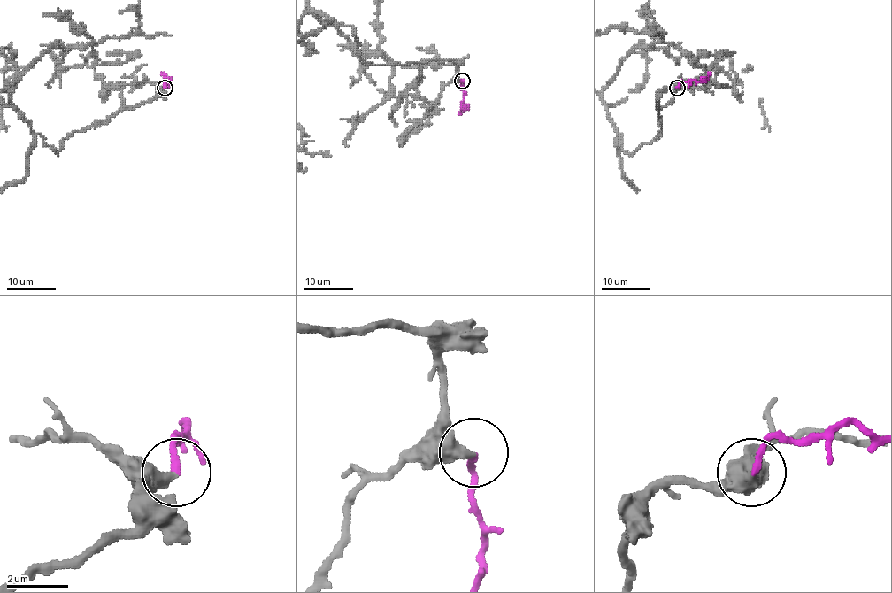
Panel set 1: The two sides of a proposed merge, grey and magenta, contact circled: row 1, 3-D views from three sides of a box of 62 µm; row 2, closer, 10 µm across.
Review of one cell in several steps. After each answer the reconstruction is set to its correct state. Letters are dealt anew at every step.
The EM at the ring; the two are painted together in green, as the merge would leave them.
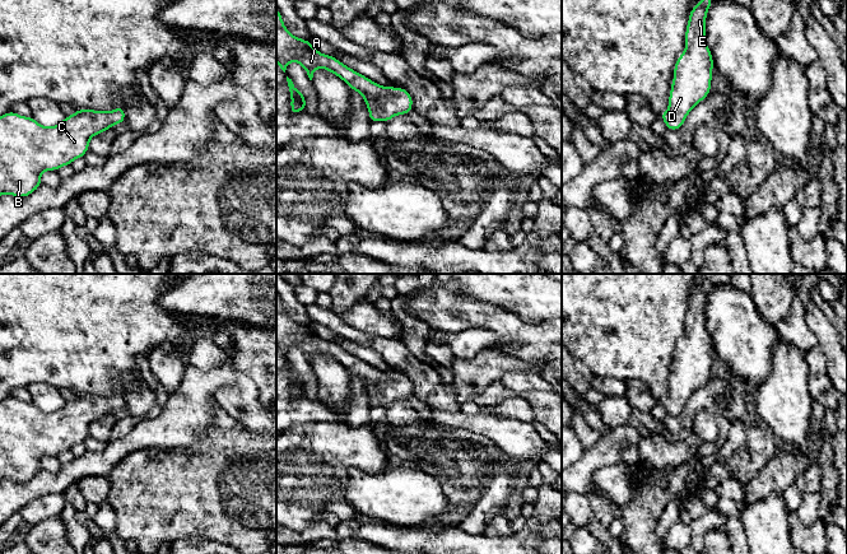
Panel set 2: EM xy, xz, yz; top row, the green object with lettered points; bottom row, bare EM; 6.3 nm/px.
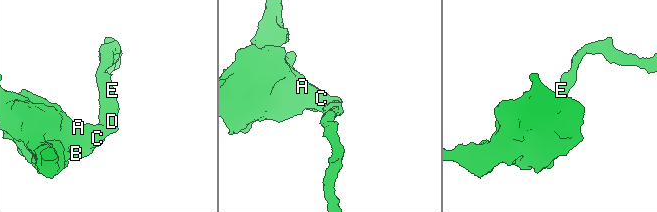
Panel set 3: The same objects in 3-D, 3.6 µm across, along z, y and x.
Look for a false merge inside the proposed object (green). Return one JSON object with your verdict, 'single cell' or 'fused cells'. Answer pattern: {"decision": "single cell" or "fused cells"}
{"decision": "single cell"}

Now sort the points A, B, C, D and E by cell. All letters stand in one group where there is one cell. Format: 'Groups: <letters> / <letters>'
Groups: A B C D E

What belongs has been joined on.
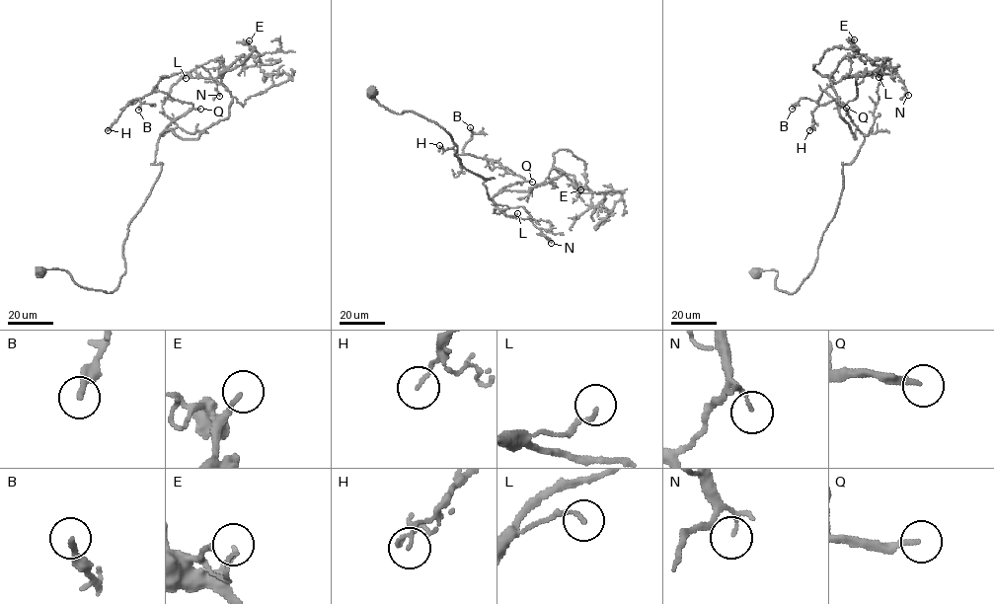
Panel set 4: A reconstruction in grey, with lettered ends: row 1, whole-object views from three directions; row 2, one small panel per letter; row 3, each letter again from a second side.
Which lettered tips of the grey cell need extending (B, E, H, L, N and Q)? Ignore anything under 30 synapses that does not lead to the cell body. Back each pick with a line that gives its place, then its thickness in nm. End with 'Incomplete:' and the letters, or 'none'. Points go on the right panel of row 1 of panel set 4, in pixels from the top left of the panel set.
Q: place (846, 108); calibre 180 nm
Incomplete: Q

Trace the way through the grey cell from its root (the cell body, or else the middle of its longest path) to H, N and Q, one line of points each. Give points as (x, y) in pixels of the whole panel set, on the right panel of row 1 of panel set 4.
H: (756, 271), (776, 270), (779, 290), (799, 288), (837, 210), (842, 163), (864, 139), (824, 90), (809, 130)
N: (756, 271), (776, 270), (779, 290), (799, 288), (837, 210), (842, 163), (874, 122), (884, 65), (908, 95)
Q: (756, 271), (776, 270), (775, 287), (793, 294), (812, 270), (841, 194), (842, 163), (864, 139), (846, 108)

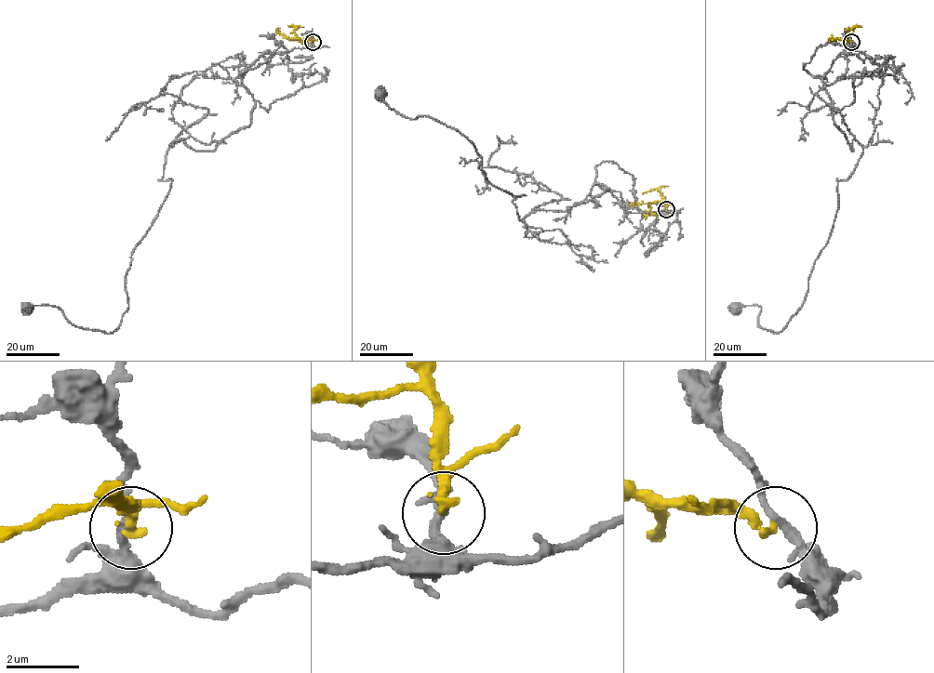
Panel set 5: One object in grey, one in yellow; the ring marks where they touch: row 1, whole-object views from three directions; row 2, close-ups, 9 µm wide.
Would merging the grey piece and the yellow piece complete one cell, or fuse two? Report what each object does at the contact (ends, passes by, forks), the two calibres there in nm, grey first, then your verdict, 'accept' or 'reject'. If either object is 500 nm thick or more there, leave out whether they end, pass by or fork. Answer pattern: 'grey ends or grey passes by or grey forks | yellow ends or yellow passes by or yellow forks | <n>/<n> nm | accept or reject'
grey passes by | yellow ends | 220/240 nm | reject

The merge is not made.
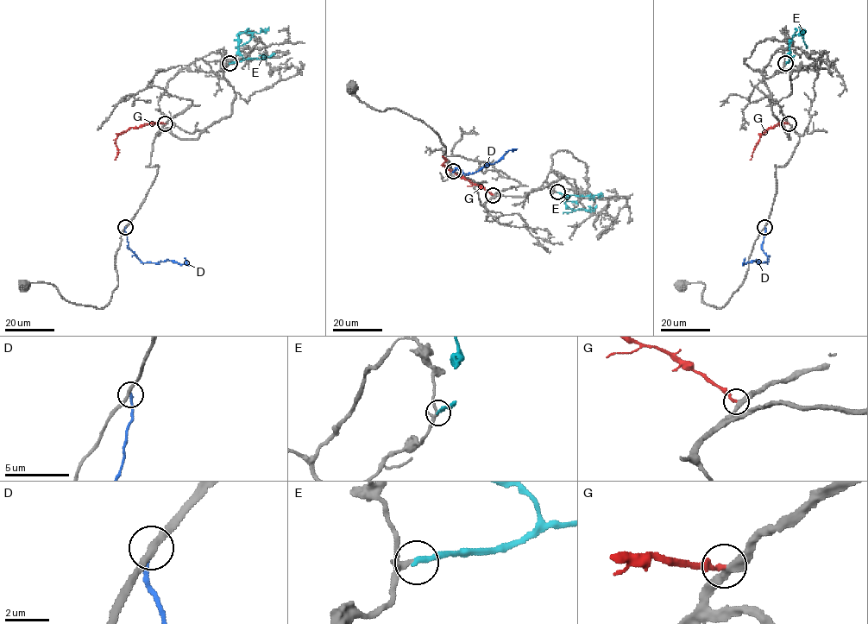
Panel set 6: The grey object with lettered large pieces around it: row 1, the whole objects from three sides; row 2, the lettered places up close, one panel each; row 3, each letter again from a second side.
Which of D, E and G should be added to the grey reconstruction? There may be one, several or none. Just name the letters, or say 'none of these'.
E

